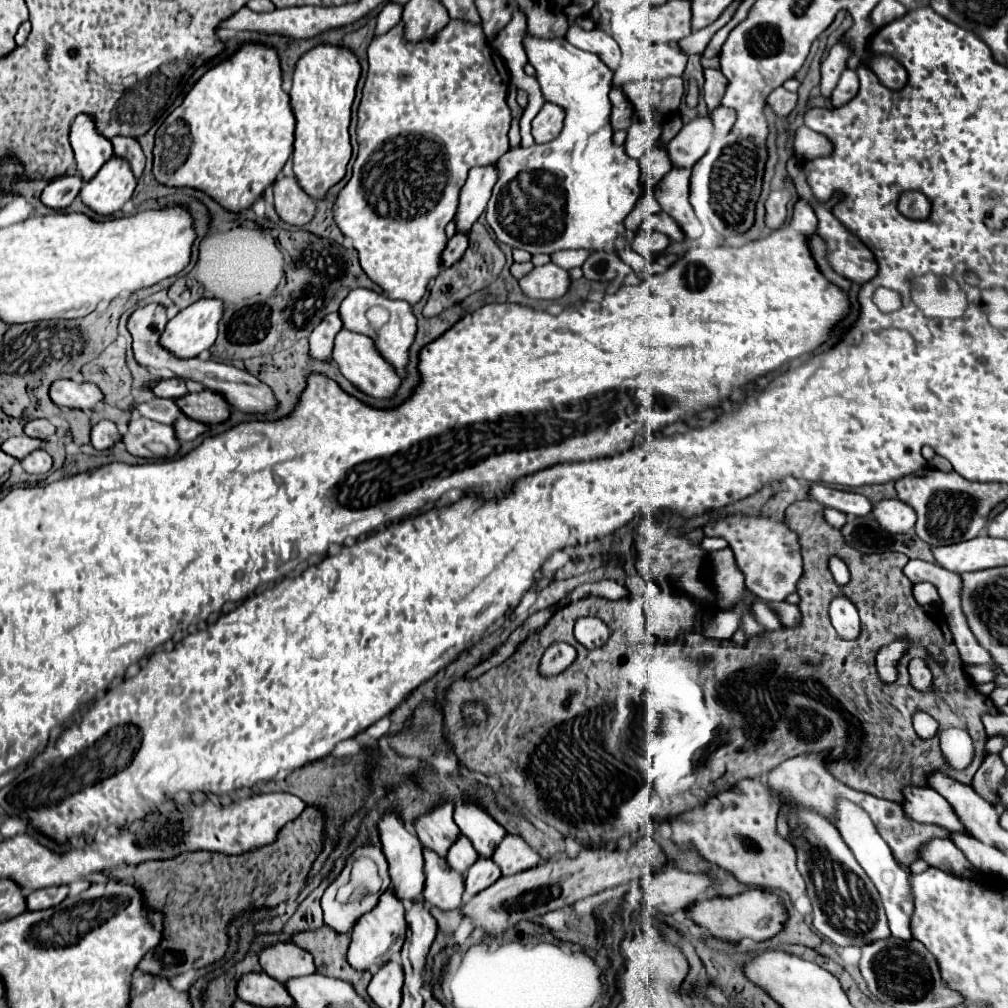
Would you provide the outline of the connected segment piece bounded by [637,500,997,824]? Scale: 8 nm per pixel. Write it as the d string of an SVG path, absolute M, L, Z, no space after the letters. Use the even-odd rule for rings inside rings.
M799 500L799 502L793 502L787 510L785 510L785 524L795 532L795 534L799 534L799 544L801 544L801 550L803 550L803 576L799 578L799 584L797 584L797 590L799 590L799 596L801 596L801 604L799 604L799 608L801 608L801 614L805 616L805 626L803 624L799 624L799 626L795 626L795 628L779 628L779 630L775 630L775 632L763 632L763 634L759 634L759 636L755 636L755 638L747 638L745 640L745 644L737 644L737 642L733 642L733 640L715 640L715 638L705 638L703 634L701 634L701 630L689 630L689 632L685 632L677 642L677 652L675 654L687 654L687 664L683 664L683 666L687 666L687 668L683 668L685 672L689 672L689 676L683 676L683 678L679 678L679 680L673 680L673 688L681 688L681 680L683 680L683 686L685 688L693 688L693 700L691 700L691 692L685 692L685 694L689 694L689 698L685 698L685 702L683 700L669 700L669 702L659 702L659 716L655 716L655 718L659 718L659 726L657 724L653 724L653 720L645 720L645 722L649 722L649 726L645 726L645 732L647 732L647 736L643 736L645 738L645 744L643 744L643 740L641 740L641 748L639 748L639 760L637 760L637 770L641 770L647 778L647 782L653 786L653 790L657 790L657 800L659 800L659 810L657 810L657 822L661 824L661 822L669 822L669 818L675 818L675 816L679 816L679 814L683 814L683 812L689 812L689 810L693 810L693 808L699 808L699 806L703 806L709 798L713 798L715 794L719 794L721 790L727 790L731 784L735 784L737 780L741 780L739 778L739 772L737 772L737 776L733 778L733 774L731 774L731 780L729 780L729 784L727 782L723 782L725 780L725 774L727 774L727 764L723 766L723 770L717 770L719 766L721 766L721 762L727 762L727 760L733 760L733 758L747 758L747 760L753 760L753 764L749 762L749 766L753 766L753 778L761 778L761 776L765 776L769 770L773 770L775 766L779 766L781 762L785 762L785 760L789 760L789 758L793 758L793 756L799 756L799 754L819 754L819 752L823 752L825 754L825 760L833 760L833 774L839 778L841 774L845 774L845 766L837 766L839 762L847 762L847 758L845 758L845 750L847 750L847 728L849 728L849 786L851 788L855 788L855 790L861 790L861 792L869 792L869 794L875 794L875 796L879 796L879 798L887 798L887 800L893 800L893 802L903 802L905 800L905 796L903 796L903 790L907 788L907 786L917 786L917 788L925 788L927 786L927 778L929 778L929 772L933 770L939 770L939 768L947 768L945 766L945 762L943 762L943 754L939 752L939 736L933 736L931 740L923 740L923 738L919 738L917 736L917 732L913 730L913 724L911 724L911 718L913 718L913 714L915 712L927 712L927 714L931 714L937 722L939 722L939 728L951 728L951 726L957 726L957 728L965 728L965 730L969 730L971 734L975 734L975 744L977 744L977 758L975 758L975 762L979 764L979 762L983 762L985 760L985 756L987 756L987 752L985 752L985 744L987 744L987 732L985 732L985 726L983 726L983 720L981 720L981 712L983 710L997 710L995 706L993 706L993 702L989 700L989 698L985 698L985 696L979 696L975 690L973 690L973 682L969 682L969 678L967 678L967 674L965 674L965 670L963 670L963 662L961 662L961 656L959 656L959 652L957 652L957 648L953 646L955 642L953 642L953 638L951 638L951 632L949 632L949 628L947 628L947 624L945 624L945 628L939 624L939 622L935 622L931 616L929 616L929 612L927 612L927 608L923 608L921 604L917 604L917 600L913 598L913 594L911 594L911 588L913 588L913 584L911 584L911 580L903 574L903 568L905 568L905 564L909 562L909 558L905 556L905 554L899 554L899 552L879 552L879 554L859 554L857 550L853 550L851 546L847 546L845 542L843 542L843 538L841 538L841 534L839 534L839 530L837 528L833 528L829 522L825 522L825 516L823 516L823 506L821 504L817 504L817 502L813 502L813 500ZM829 556L839 556L839 558L843 558L843 562L849 566L849 572L851 572L851 580L849 580L849 584L845 584L845 586L839 586L833 578L831 578L831 572L829 572L829 568L827 568L827 560L829 560ZM835 596L845 596L845 598L849 598L853 604L855 604L855 608L859 610L859 616L861 616L861 636L857 638L857 640L853 640L853 642L845 642L845 640L841 640L839 636L837 636L837 632L833 630L833 626L831 626L831 618L829 618L829 604L833 602L833 598ZM897 640L905 640L907 644L909 644L909 650L903 654L903 658L899 660L899 664L897 664L897 680L893 682L893 684L885 684L881 678L879 678L879 674L877 674L877 668L875 668L875 656L877 656L877 652L881 650L881 646L887 646L887 644L891 644L891 642L897 642ZM701 644L703 644L703 650L705 650L705 658L709 658L709 664L705 664L705 666L695 666L693 664L693 658L695 658L695 654L699 656L701 652L697 652L697 650L701 650ZM929 644L937 644L939 648L941 648L941 652L943 652L943 656L945 656L945 664L939 664L935 658L931 658L929 656L929 652L927 652L927 646ZM915 656L919 656L919 658L923 658L925 662L927 662L927 666L929 666L929 670L933 672L933 682L935 682L935 686L933 686L933 690L931 692L917 692L911 684L909 684L909 672L907 672L907 664L909 664L909 660L911 658L915 658Z

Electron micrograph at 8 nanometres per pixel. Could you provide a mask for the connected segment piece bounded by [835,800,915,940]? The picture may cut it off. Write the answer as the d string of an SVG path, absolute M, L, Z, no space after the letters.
M839 800L837 802L837 820L835 820L837 830L841 832L845 844L851 848L851 852L855 854L859 866L867 872L867 876L871 878L871 882L875 884L875 888L881 894L885 912L887 912L887 920L889 920L889 928L891 934L895 938L903 938L903 940L911 940L911 916L915 910L915 898L913 898L913 886L911 886L911 872L903 870L897 860L893 858L887 842L879 836L877 828L873 826L871 818L859 810L857 806L851 806L851 802L847 800Z

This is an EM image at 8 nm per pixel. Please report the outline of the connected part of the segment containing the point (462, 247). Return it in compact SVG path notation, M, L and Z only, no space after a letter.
M455 232L453 238L447 242L447 250L443 254L443 264L445 266L451 266L455 264L463 252L469 248L469 234L463 234L463 232Z

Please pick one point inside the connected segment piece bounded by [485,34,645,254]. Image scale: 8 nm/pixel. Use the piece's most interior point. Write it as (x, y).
(574, 192)

